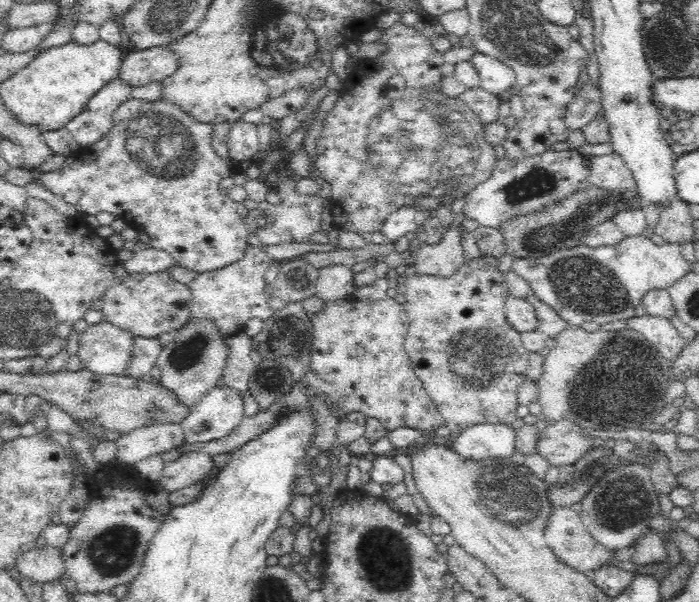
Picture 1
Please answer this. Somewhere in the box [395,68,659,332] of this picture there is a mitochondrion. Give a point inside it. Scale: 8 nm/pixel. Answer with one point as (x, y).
(582, 286)

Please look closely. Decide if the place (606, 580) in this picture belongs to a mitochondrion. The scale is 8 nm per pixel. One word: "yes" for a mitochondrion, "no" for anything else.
no

